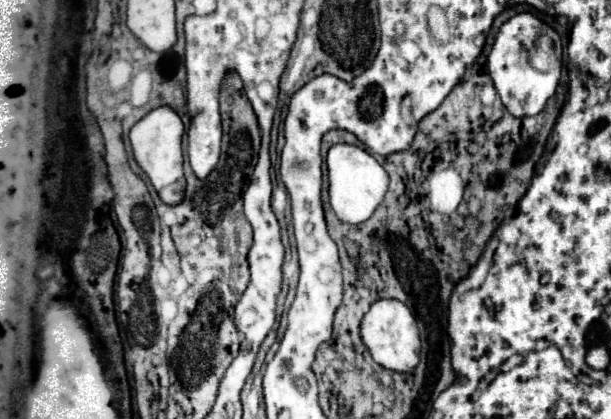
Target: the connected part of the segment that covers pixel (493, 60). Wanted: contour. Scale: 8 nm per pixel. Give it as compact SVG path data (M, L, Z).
M520 12L500 26L496 42L488 54L488 72L492 76L496 92L502 98L502 104L512 116L536 116L546 106L560 80L560 62L550 72L538 72L530 68L528 50L534 46L540 30L548 32L548 26L544 26L538 16L534 16L532 12Z

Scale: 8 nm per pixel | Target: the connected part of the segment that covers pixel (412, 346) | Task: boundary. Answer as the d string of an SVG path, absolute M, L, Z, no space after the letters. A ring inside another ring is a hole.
M378 300L370 306L362 320L362 340L370 348L372 358L394 372L412 374L420 362L420 334L414 315L398 300ZM408 368L408 372L404 372Z

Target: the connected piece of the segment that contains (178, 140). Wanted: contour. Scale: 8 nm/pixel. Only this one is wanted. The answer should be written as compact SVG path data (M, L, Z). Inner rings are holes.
M170 106L154 108L130 130L130 142L136 162L148 174L152 186L156 188L164 204L180 204L184 200L186 178L182 170L182 134L184 134L182 120Z

